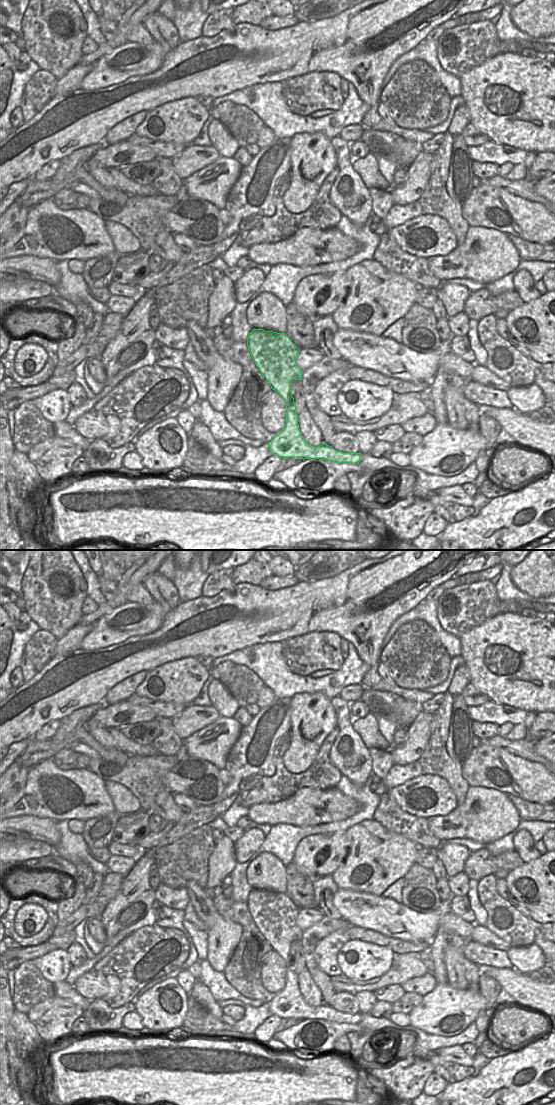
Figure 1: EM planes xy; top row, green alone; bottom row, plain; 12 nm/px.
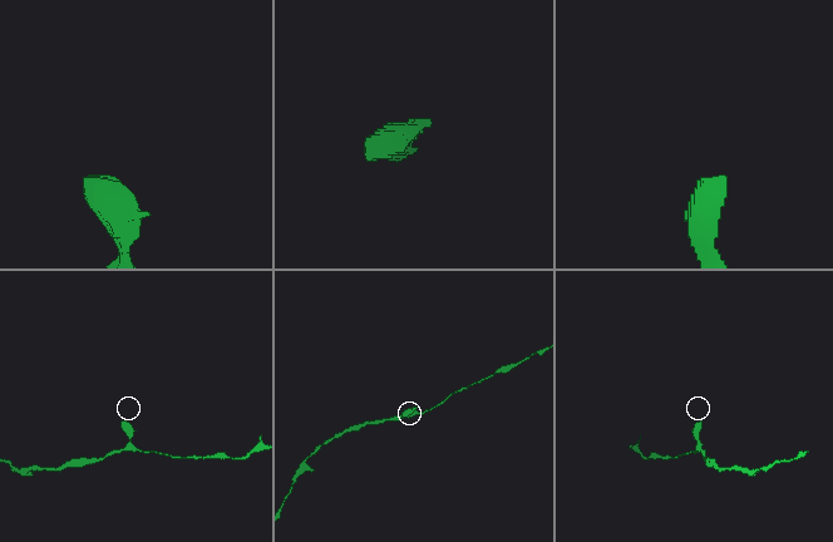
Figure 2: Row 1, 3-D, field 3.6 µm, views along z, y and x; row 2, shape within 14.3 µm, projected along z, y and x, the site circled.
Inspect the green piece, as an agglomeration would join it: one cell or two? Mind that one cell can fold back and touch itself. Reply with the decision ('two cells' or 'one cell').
one cell

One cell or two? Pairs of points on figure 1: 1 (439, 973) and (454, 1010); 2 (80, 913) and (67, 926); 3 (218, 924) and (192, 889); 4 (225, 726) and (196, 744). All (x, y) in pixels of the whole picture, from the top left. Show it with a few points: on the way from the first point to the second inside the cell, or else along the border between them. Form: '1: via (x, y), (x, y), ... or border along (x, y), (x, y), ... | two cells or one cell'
1: border along (447, 983), (437, 984) | two cells
2: via (77, 916), (70, 923) | one cell
3: via (210, 915), (210, 910), (199, 898) | one cell
4: via (218, 733), (203, 744) | one cell

